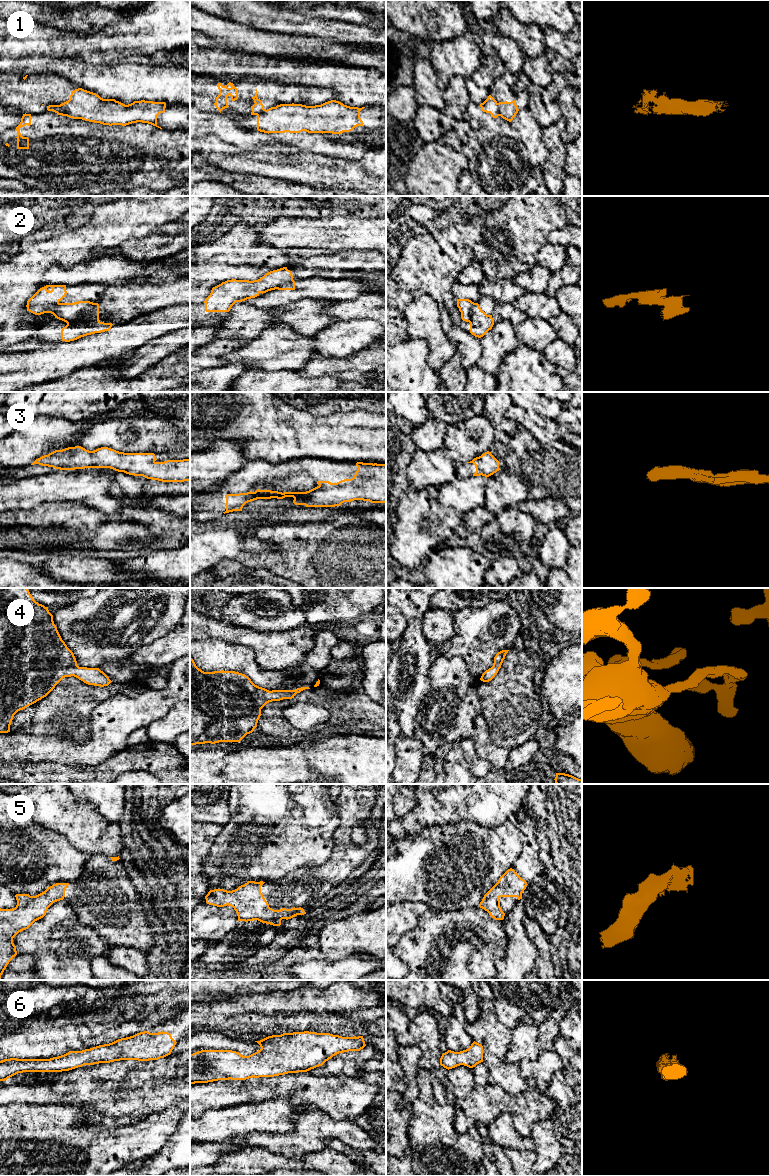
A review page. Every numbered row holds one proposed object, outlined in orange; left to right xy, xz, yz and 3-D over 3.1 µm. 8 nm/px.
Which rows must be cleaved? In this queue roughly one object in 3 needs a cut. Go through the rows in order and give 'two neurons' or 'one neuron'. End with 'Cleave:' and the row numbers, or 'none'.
1: two neurons
2: two neurons
3: one neuron
4: one neuron
5: one neuron
6: one neuron
Cleave: 1, 2

